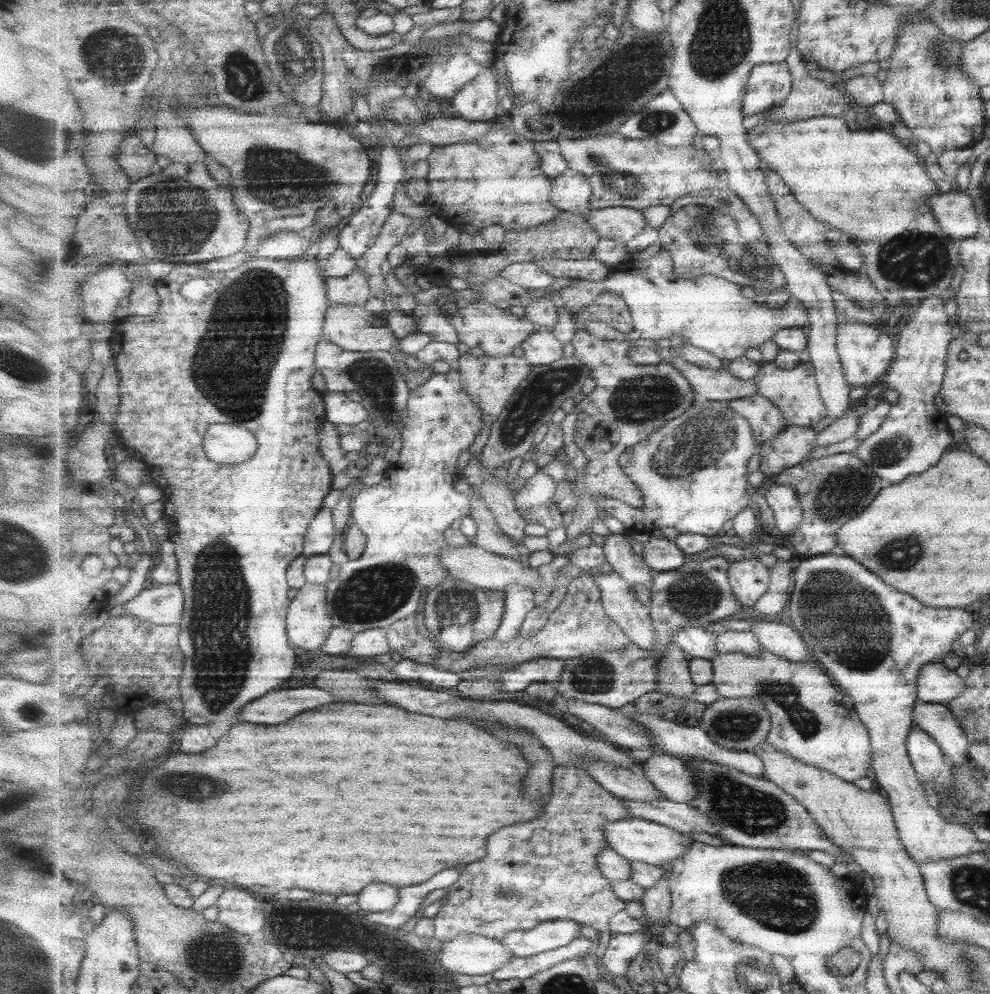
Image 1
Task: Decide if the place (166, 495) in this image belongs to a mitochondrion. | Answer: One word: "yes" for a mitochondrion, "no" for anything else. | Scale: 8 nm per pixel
no

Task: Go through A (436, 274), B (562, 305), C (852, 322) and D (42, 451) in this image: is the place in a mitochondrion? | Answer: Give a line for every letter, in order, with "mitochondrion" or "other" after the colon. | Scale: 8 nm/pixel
A: other
B: other
C: other
D: other

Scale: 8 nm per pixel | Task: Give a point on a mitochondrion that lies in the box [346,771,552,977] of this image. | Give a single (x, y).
(508, 892)

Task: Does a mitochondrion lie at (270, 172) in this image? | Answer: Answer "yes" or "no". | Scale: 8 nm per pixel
yes

